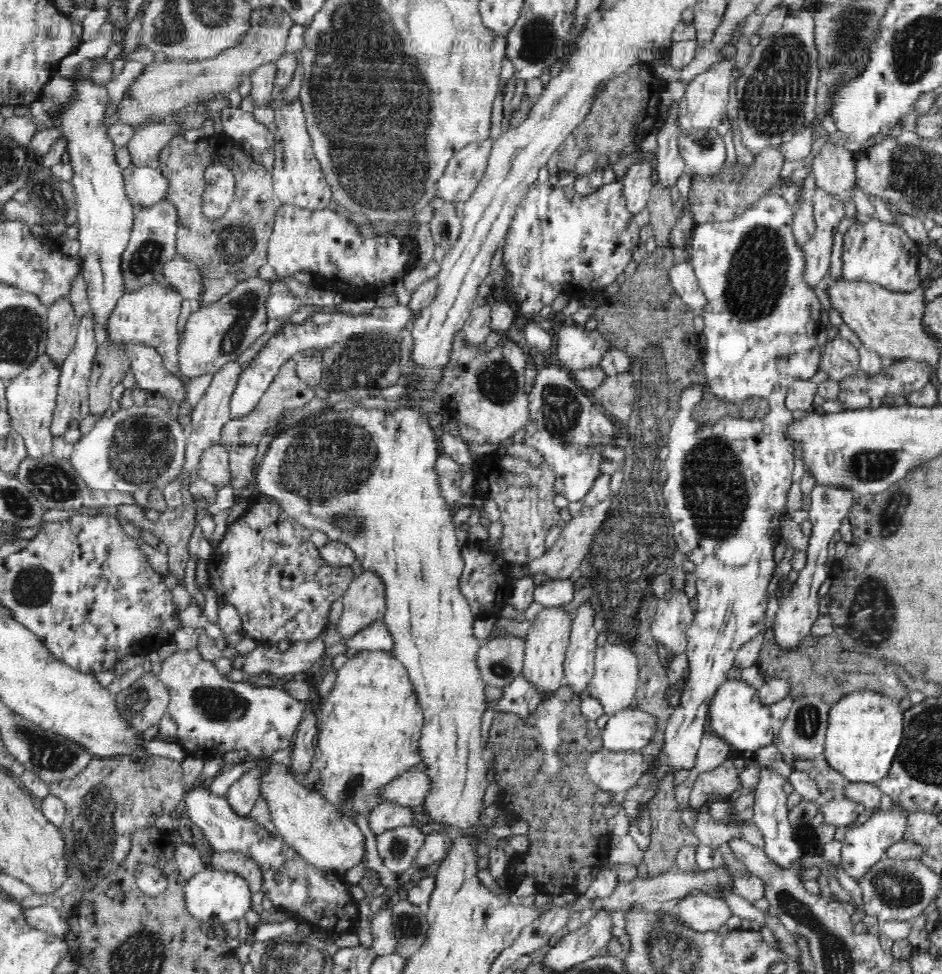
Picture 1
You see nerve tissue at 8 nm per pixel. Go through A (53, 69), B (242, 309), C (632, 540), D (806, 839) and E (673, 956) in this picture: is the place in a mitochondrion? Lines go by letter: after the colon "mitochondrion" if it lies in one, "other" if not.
A: other
B: mitochondrion
C: mitochondrion
D: other
E: mitochondrion

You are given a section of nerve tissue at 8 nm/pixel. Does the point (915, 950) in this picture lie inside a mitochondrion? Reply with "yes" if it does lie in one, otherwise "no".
no

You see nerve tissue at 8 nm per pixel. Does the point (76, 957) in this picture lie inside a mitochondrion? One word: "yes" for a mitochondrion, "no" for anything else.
no

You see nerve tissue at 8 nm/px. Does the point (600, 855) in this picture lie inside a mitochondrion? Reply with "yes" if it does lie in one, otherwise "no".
no

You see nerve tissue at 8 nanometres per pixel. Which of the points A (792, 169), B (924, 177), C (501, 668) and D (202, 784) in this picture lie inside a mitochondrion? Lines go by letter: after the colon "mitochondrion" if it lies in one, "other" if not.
A: other
B: mitochondrion
C: mitochondrion
D: other

